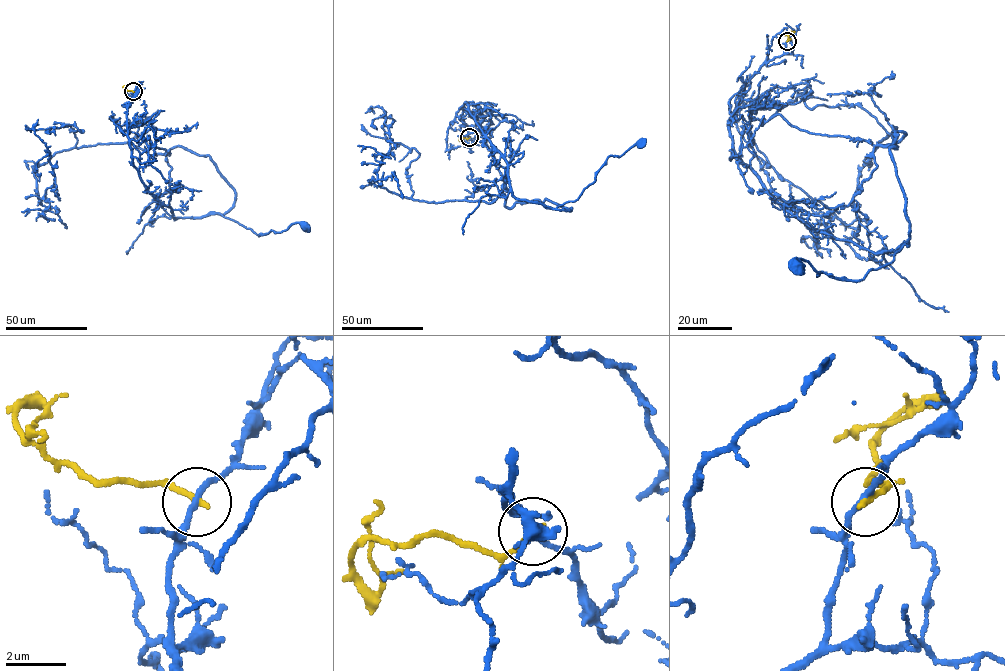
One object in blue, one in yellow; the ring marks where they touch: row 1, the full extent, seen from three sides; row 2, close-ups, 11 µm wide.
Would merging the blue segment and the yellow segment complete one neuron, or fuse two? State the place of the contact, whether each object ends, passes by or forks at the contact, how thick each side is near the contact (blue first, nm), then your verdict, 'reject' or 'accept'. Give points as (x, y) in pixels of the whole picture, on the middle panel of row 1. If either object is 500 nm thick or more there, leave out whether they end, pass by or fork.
(469, 137) | blue passes by | yellow ends | 180/240 nm | reject

